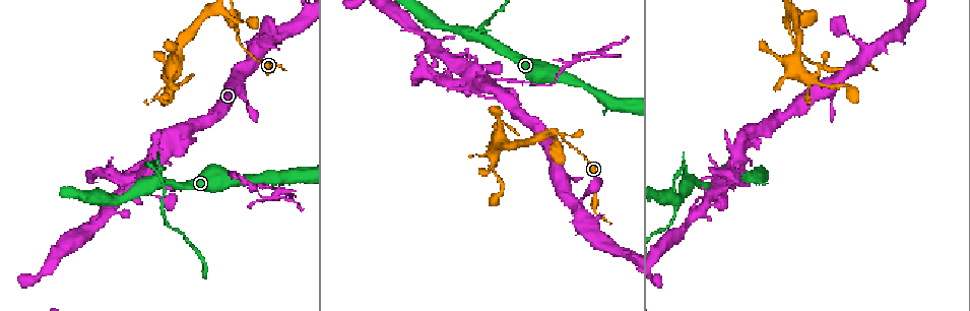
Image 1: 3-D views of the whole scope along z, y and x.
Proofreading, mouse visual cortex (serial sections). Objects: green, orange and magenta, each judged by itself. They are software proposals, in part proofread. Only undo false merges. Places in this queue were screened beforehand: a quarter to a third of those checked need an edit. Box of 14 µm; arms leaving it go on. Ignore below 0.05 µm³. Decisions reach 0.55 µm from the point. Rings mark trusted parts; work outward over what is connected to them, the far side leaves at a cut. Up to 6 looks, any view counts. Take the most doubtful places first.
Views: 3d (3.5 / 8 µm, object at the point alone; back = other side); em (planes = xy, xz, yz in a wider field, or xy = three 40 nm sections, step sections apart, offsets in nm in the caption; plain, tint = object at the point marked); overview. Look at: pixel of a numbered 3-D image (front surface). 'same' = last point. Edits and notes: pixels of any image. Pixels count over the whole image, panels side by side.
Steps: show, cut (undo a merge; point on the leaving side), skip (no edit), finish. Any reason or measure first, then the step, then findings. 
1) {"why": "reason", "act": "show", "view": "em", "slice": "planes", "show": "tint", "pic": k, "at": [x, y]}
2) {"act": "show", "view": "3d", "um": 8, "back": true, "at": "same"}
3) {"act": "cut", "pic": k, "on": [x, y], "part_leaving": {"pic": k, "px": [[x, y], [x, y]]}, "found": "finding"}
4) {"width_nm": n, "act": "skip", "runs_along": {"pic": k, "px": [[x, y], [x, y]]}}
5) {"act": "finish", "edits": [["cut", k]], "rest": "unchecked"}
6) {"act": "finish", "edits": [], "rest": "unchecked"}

{"why": "calibre changes", "act": "show", "view": "3d", "um": 3.5, "pic": 1, "at": [787, 24]}

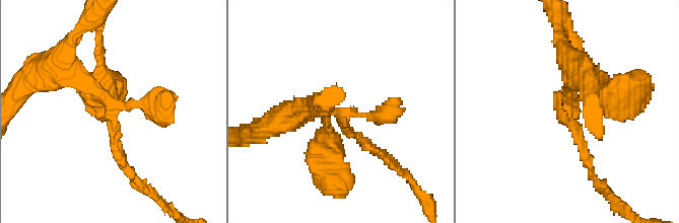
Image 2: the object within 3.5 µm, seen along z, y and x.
{"act": "cut", "pic": 2, "on": [86, 93], "part_leaving": {"pic": 2, "px": [[115, 115], [83, 80], [34, 74]]}, "found": "a second cell is stuck on"}

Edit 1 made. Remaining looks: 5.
{"act": "show", "view": "overview"}

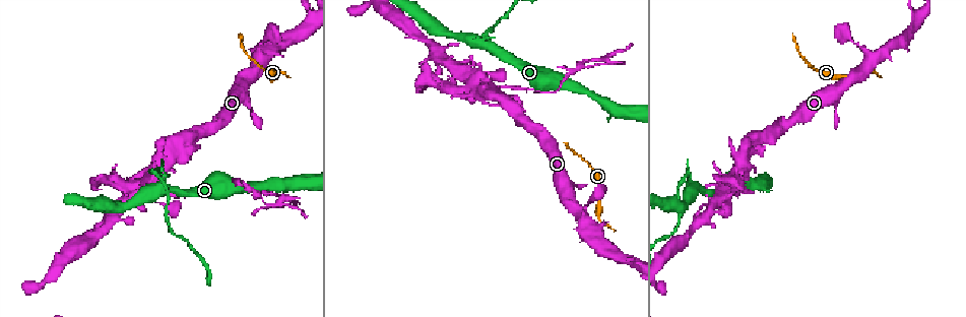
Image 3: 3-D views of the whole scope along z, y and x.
{"why": "small branch off a trunk", "act": "show", "view": "3d", "um": 3.5, "pic": 3, "at": [692, 184]}

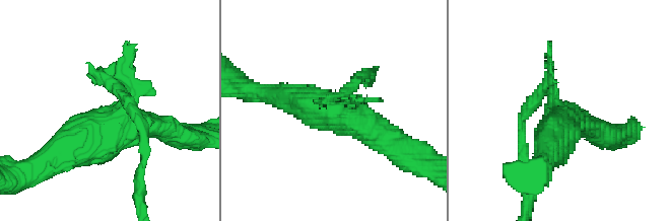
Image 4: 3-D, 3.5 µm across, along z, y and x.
{"act": "show", "view": "em", "slice": "xy", "step": 3, "show": "tint", "pic": 4, "at": [123, 119]}

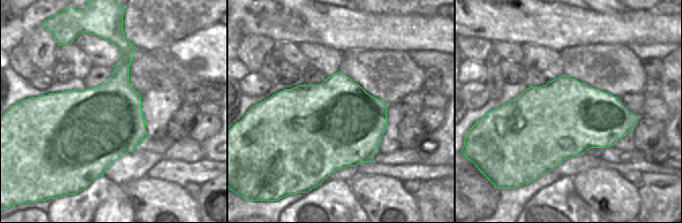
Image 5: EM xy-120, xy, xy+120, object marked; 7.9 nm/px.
{"width_nm": 700, "act": "cut", "pic": 4, "on": [127, 55], "border": {"pic": 5, "px": [[121, 50], [131, 60]]}, "found": "a second cell is stuck on"}

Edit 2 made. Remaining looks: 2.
{"act": "finish", "edits": [["cut", 2], ["cut", 4]], "rest": "unchecked"}

